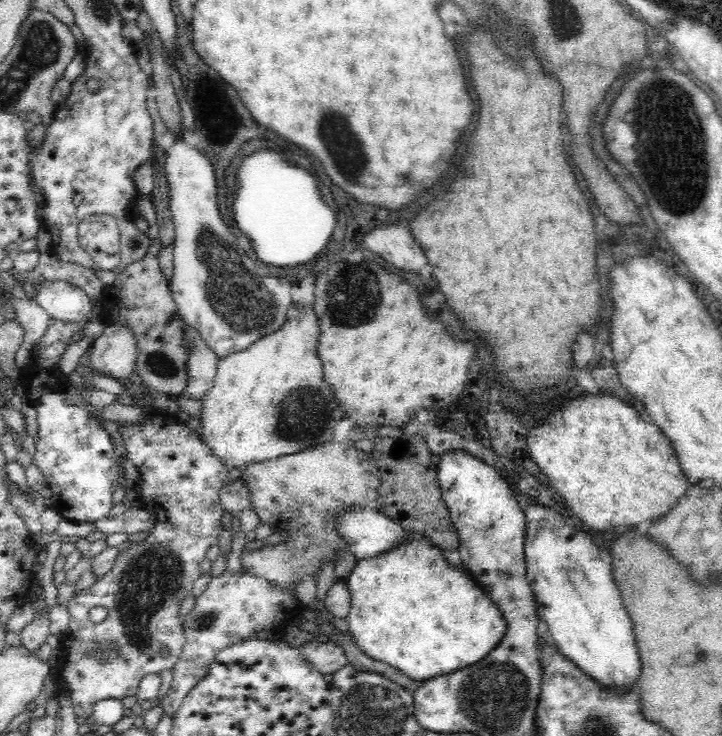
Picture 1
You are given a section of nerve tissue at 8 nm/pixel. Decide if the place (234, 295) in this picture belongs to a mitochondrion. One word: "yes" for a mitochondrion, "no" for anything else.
yes

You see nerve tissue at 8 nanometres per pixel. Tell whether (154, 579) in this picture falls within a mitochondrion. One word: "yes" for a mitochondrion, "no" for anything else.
yes

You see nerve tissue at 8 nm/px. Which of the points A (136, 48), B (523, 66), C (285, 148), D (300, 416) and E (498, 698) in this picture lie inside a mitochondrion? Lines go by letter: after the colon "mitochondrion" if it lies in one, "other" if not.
A: other
B: other
C: other
D: mitochondrion
E: mitochondrion

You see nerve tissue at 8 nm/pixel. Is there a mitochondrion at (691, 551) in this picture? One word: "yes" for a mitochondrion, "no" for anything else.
no

